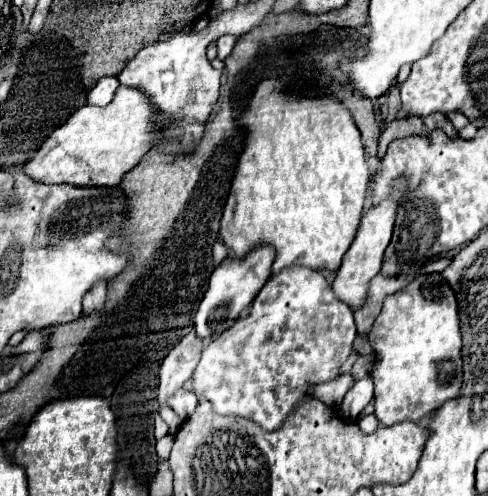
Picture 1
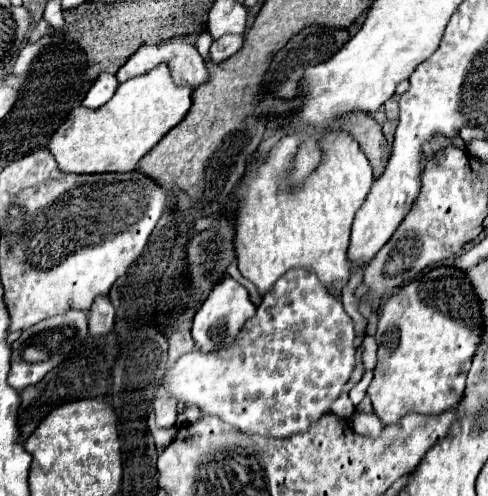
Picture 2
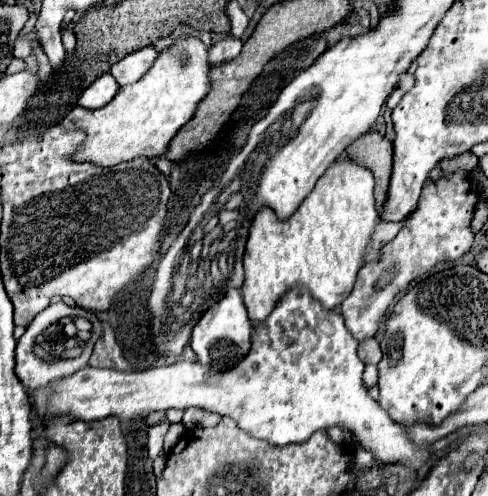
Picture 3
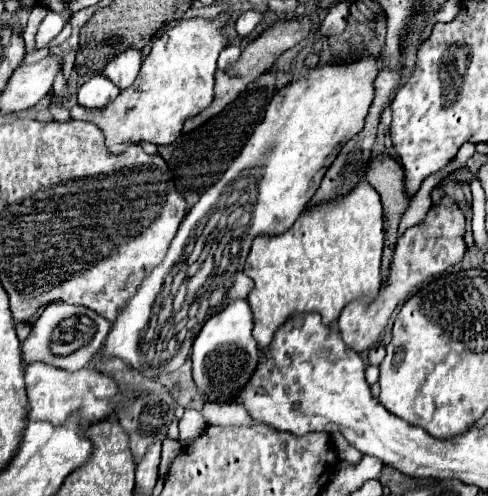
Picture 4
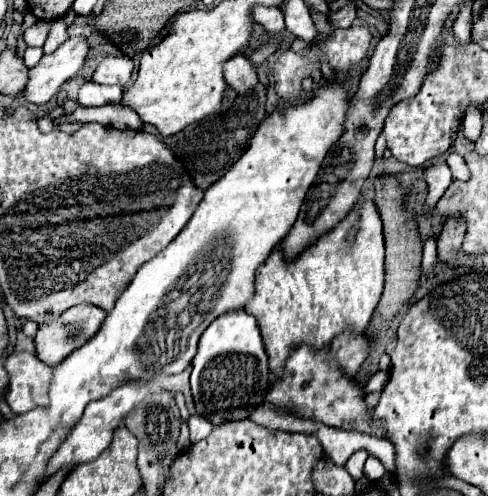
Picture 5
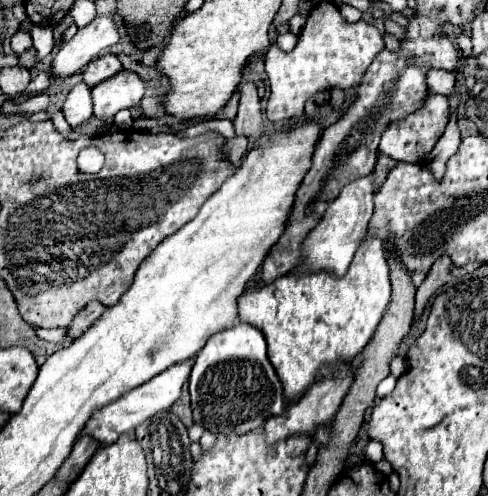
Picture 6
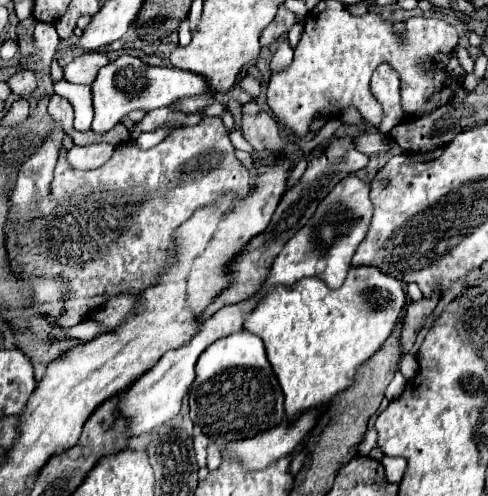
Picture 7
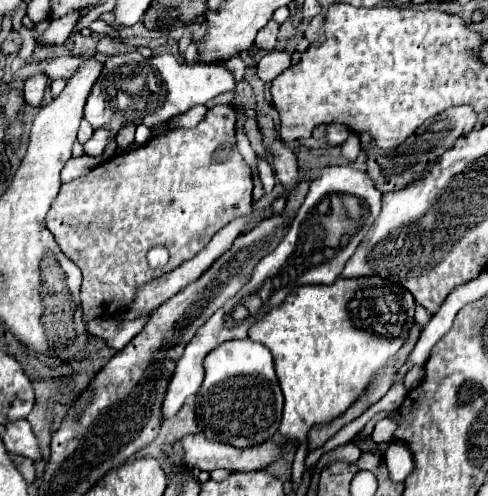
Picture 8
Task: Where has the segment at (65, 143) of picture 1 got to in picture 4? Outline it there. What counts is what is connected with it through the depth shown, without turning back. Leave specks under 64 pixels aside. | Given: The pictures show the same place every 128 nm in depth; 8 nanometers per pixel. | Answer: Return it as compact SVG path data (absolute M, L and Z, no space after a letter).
M220 14L214 22L204 18L180 20L166 32L166 46L160 46L160 38L154 40L154 46L130 88L120 90L118 98L100 110L74 106L70 110L72 120L96 124L104 132L110 154L120 154L126 146L140 142L152 142L156 146L172 144L180 136L184 122L208 108L214 98L216 58L222 48L228 46L228 36L220 32L226 16L228 14Z

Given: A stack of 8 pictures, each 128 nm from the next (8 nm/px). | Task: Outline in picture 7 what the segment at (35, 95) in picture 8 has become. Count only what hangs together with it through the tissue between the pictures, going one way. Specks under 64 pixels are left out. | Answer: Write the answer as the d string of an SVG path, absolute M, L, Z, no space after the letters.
M22 70L22 72L14 74L14 76L10 76L10 78L6 80L6 84L8 84L8 88L10 88L12 94L28 96L28 94L32 94L34 88L36 88L36 74L34 74L32 70Z

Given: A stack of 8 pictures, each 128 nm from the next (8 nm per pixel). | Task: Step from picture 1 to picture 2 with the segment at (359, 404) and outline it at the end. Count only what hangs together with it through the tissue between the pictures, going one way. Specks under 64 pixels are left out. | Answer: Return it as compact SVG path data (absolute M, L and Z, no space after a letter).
M366 370L366 372L364 372L364 378L350 390L350 400L352 400L354 406L358 406L358 404L362 402L362 398L364 398L364 394L366 394L366 388L368 388L370 380L372 380L372 372Z

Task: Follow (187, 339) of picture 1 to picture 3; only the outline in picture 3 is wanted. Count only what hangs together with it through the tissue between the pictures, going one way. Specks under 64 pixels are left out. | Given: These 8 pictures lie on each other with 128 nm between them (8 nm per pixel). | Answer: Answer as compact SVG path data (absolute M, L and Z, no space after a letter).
M168 420L158 422L150 428L150 432L148 432L148 454L150 454L150 458L156 458L162 452L162 440L164 440L164 434L168 432L168 428L170 428Z

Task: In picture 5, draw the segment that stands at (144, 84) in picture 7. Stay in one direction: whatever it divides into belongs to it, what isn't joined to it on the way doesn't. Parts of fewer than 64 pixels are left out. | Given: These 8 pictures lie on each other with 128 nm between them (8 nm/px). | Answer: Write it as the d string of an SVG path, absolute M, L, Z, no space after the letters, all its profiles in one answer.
M96 82L82 84L78 92L78 104L84 108L100 108L106 104L116 104L122 98L120 86L104 86Z

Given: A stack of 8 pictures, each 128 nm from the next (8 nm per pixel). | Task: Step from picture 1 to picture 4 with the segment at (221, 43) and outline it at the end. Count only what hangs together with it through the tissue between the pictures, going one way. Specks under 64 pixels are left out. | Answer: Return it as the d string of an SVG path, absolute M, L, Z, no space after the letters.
M228 44L228 46L220 52L220 56L218 56L218 68L220 68L220 70L226 70L228 66L232 66L232 64L240 58L240 54L242 54L242 50L240 50L238 46Z

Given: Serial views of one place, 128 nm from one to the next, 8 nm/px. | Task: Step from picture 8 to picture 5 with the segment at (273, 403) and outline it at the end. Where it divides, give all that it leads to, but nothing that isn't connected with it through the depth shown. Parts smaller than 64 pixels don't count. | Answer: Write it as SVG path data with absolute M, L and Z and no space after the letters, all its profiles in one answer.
M246 310L228 312L218 316L204 330L198 342L198 352L192 358L190 384L196 412L208 418L212 424L244 420L256 406L264 404L264 396L270 386L268 356L264 352L262 336L252 314Z

